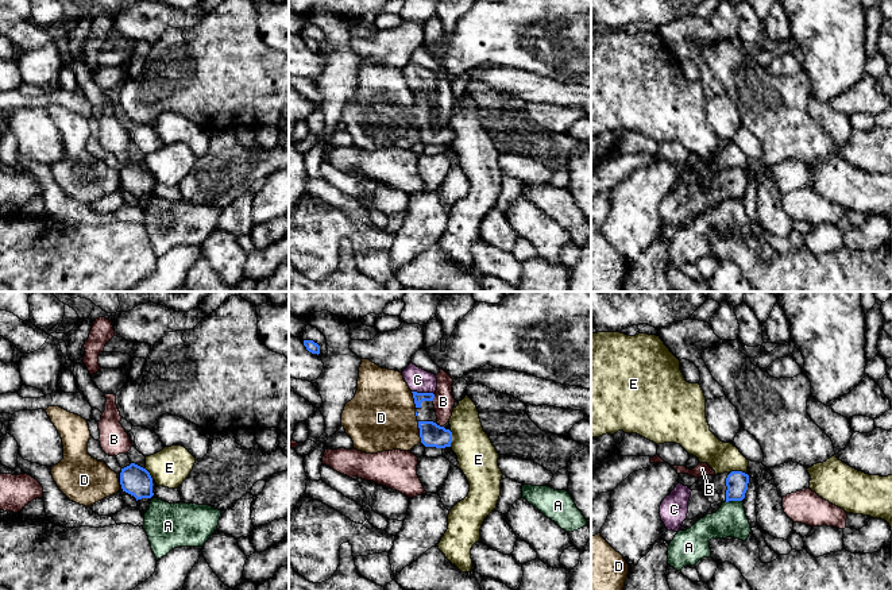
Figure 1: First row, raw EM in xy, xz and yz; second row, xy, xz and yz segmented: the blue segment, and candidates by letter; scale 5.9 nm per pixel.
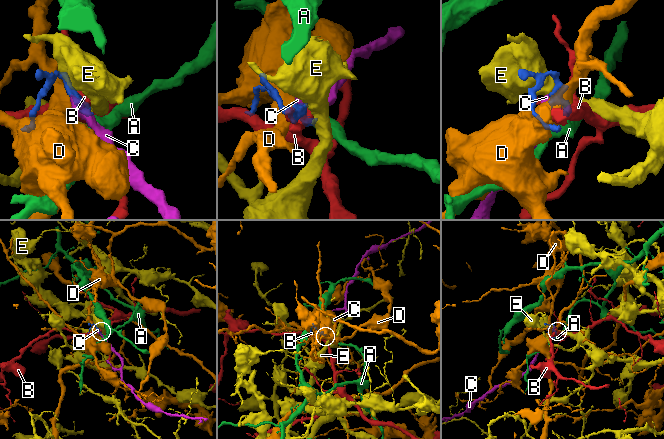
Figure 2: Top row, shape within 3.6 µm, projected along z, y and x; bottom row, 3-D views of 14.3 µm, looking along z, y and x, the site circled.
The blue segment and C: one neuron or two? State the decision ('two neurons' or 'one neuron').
one neuron

